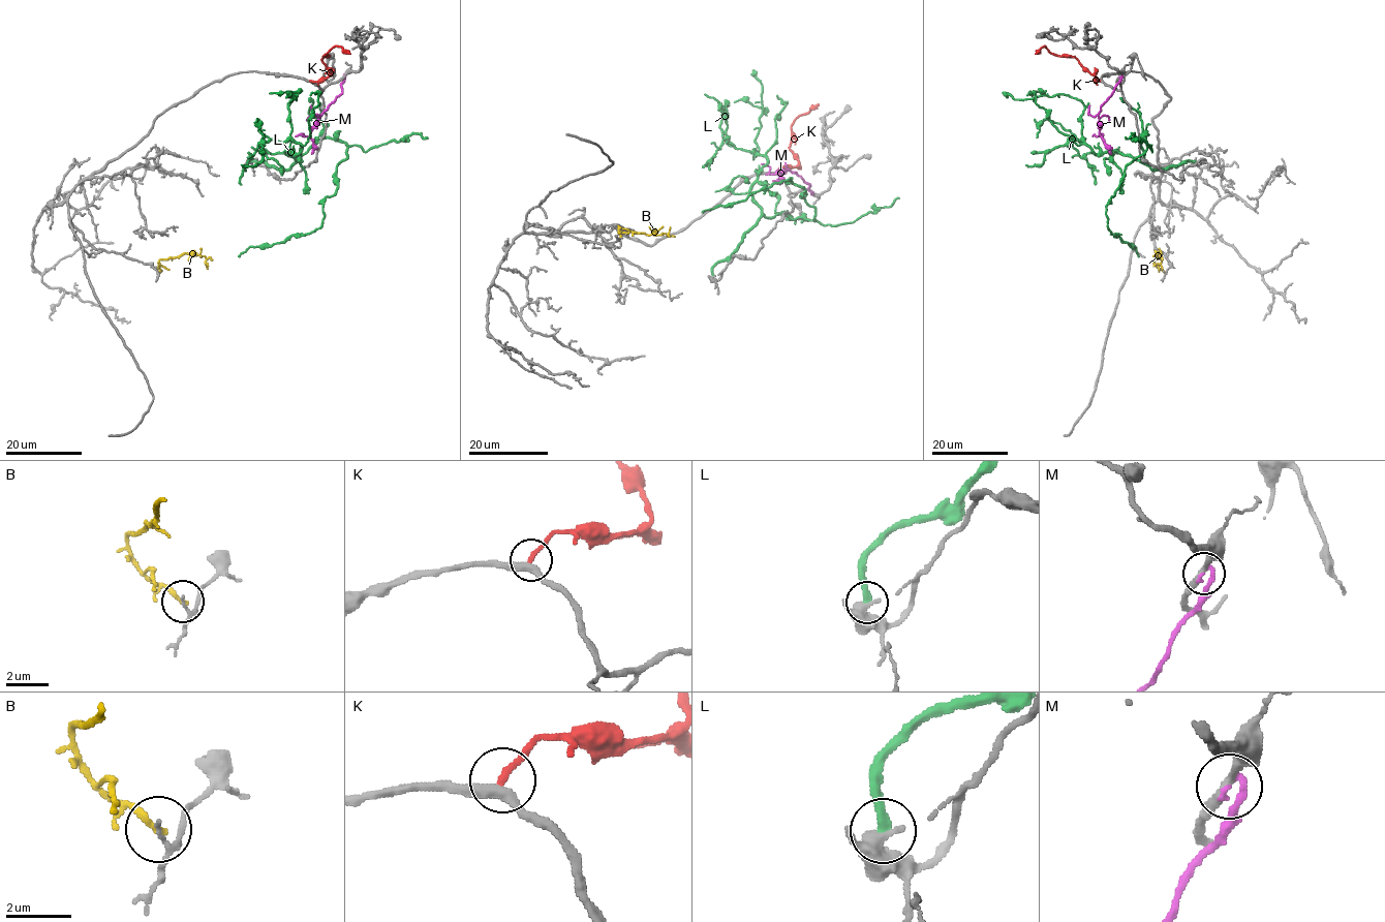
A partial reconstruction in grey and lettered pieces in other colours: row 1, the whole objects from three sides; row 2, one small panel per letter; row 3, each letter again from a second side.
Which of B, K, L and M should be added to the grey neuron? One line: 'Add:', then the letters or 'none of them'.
Add: K

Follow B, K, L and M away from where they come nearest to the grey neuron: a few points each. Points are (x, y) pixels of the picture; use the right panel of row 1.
B: (1164, 271), (1153, 259), (1161, 253), (1162, 260), (1152, 266)
K: (1100, 81), (1096, 82), (1096, 77), (1076, 58), (1056, 56), (1045, 45), (1035, 54)
L: (1200, 161), (1151, 168), (1140, 142), (1145, 137), (1147, 150), (1126, 165), (1106, 207), (1111, 233), (1139, 255)
M: (1120, 75), (1121, 80), (1099, 112), (1102, 137), (1093, 136)

